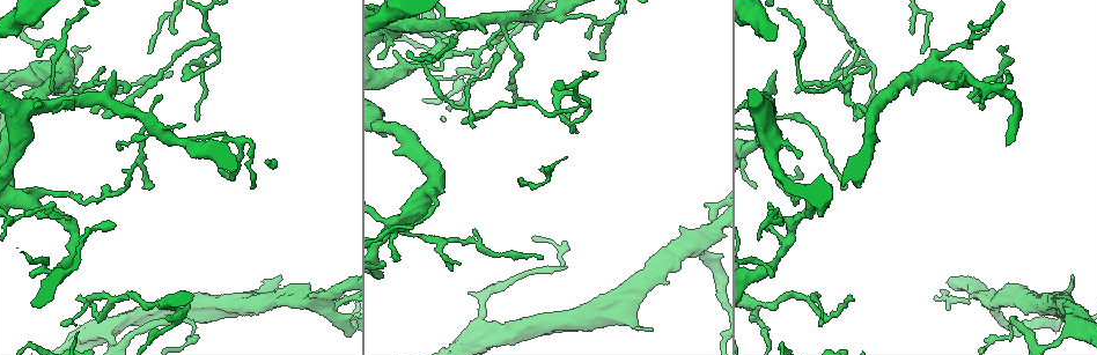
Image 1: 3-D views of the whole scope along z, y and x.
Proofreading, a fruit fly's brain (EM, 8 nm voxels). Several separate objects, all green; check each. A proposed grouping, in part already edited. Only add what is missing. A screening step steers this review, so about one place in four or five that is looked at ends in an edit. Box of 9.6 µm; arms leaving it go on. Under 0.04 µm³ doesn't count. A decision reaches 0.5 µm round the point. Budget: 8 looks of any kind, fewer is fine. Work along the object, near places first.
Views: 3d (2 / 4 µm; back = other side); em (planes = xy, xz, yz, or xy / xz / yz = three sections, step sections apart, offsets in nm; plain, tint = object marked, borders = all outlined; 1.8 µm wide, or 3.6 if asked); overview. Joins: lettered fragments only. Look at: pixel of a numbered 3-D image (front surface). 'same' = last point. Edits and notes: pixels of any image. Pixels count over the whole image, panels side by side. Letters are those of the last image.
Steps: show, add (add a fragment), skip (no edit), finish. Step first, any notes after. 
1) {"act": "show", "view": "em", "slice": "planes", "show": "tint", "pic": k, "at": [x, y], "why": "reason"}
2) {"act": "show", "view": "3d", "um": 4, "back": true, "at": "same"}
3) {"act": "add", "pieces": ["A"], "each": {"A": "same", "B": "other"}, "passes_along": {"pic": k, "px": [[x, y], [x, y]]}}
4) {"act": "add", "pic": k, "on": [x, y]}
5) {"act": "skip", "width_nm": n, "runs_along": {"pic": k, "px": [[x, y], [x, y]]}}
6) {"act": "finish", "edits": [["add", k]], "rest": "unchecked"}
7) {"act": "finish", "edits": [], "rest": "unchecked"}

{"act": "show", "view": "3d", "um": 2, "back": true, "pic": 1, "at": [1074, 276], "why": "an open end"}

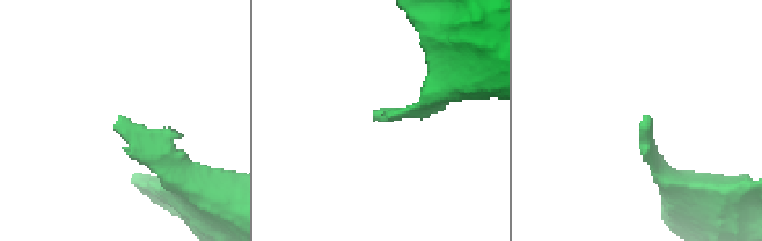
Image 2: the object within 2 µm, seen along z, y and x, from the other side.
{"act": "show", "view": "em", "slice": "planes", "show": "borders", "pic": 2, "at": [115, 127], "why": "now the EM"}

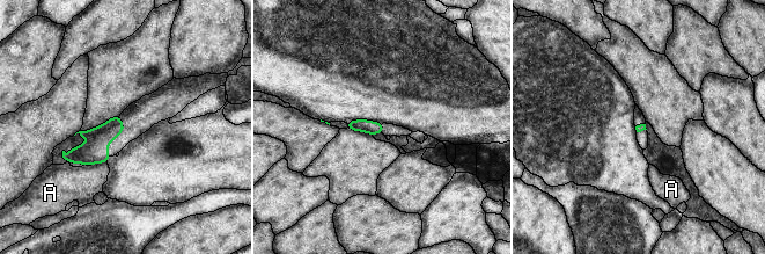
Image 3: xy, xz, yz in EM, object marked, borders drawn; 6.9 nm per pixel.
{"act": "skip", "each": {"A": "other"}, "border": {"pic": 3, "px": [[107, 161], [90, 166]]}, "found": "none of them fits"}

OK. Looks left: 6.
{"act": "show", "view": "3d", "um": 4, "pic": 1, "at": [971, 297], "why": "an open end"}

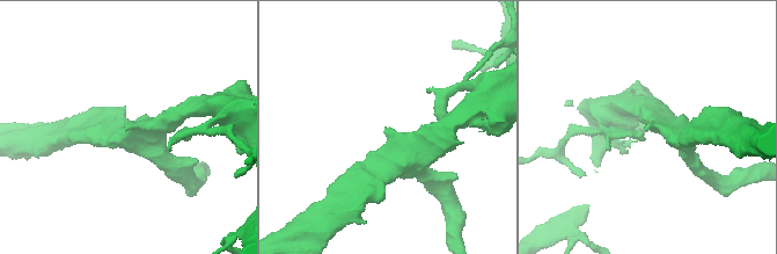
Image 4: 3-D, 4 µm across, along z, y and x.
{"act": "show", "view": "em", "slice": "xz", "step": 4, "show": "tint", "pic": 4, "at": [387, 128]}

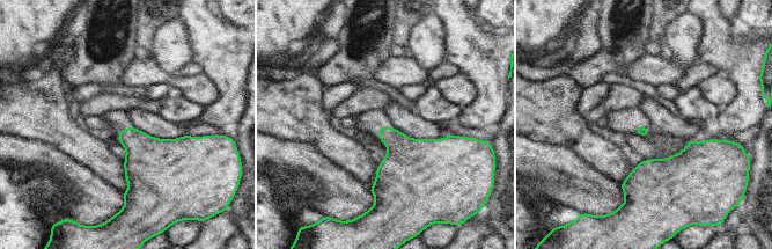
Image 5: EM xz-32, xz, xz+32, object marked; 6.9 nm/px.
{"act": "show", "view": "em", "slice": "planes", "show": "borders", "at": "same", "why": "another direction"}

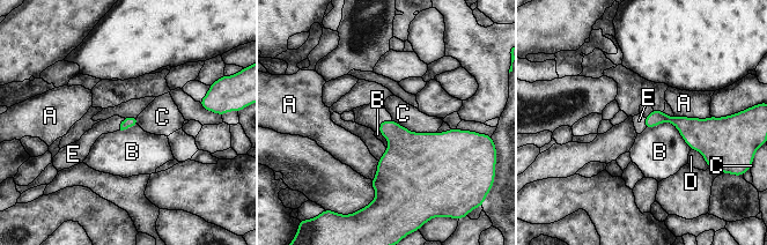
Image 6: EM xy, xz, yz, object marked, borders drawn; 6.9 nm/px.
{"act": "add", "pieces": ["E"], "each": {"A": "other", "B": "other", "C": "other", "D": "other", "E": "same"}, "passes_along": {"pic": 6, "px": [[406, 147], [381, 121], [370, 116]]}, "found": "it goes on there"}

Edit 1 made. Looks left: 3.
{"act": "show", "view": "overview", "why": "redraw"}

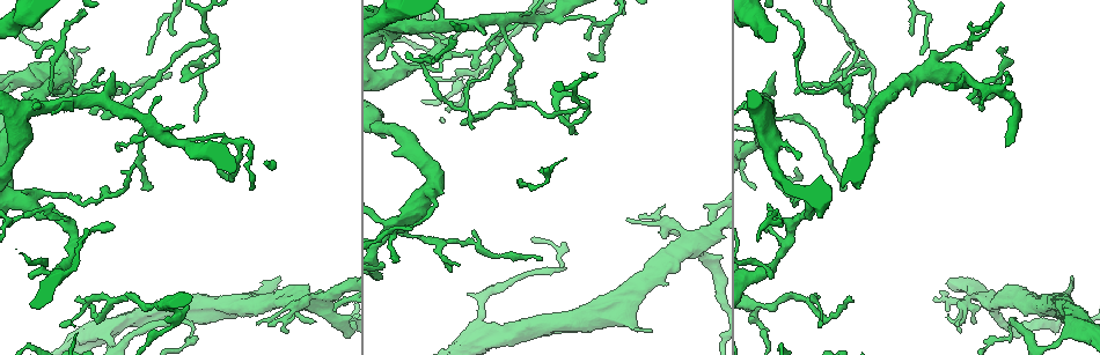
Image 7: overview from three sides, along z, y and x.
{"act": "show", "view": "em", "slice": "planes", "show": "borders", "pic": 7, "at": [846, 187], "why": "long arm stops here"}

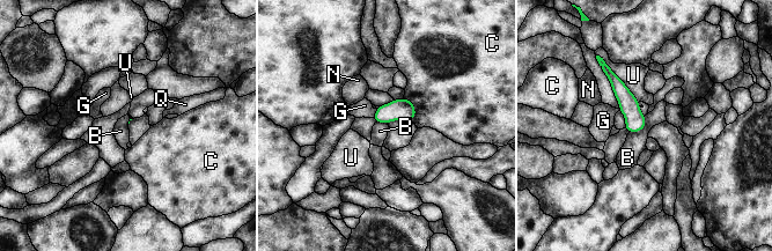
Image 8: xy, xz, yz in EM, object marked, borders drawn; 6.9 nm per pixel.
{"act": "skip", "each": {"B": "other", "C": "other", "G": "other", "N": "other", "Q": "other", "U": "other"}, "border": {"pic": 8, "px": [[645, 116], [645, 126], [629, 133]]}, "found": "none of them fits"}

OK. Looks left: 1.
{"act": "finish", "edits": [["add", 6]], "rest": "unchecked"}

